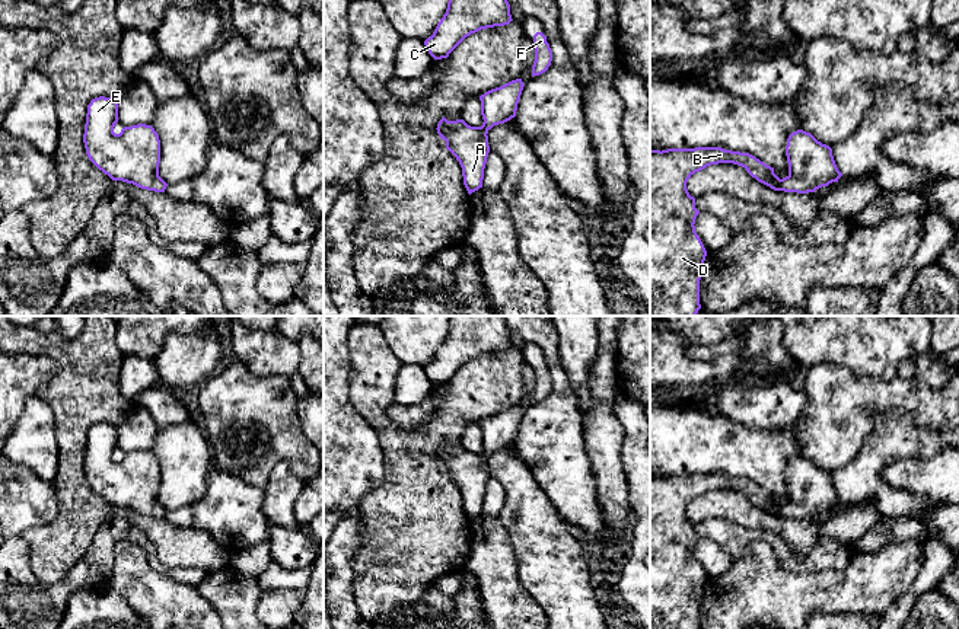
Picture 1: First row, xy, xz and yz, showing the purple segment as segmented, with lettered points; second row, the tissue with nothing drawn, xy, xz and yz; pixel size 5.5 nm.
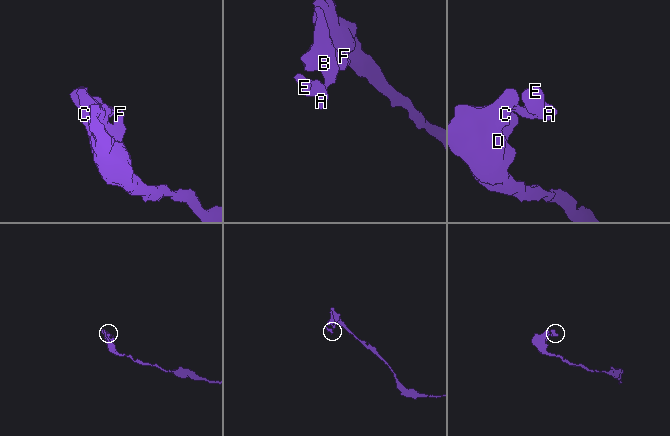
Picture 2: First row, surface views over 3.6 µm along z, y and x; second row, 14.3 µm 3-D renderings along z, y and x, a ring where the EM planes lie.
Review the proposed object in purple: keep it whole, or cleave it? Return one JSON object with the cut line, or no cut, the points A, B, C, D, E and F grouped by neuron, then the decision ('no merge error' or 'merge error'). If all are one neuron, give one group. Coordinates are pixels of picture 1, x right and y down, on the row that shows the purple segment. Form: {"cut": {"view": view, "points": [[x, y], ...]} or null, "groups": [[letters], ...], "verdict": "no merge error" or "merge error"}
{"cut": null, "groups": [["A", "B", "C", "D", "E", "F"]], "verdict": "no merge error"}

